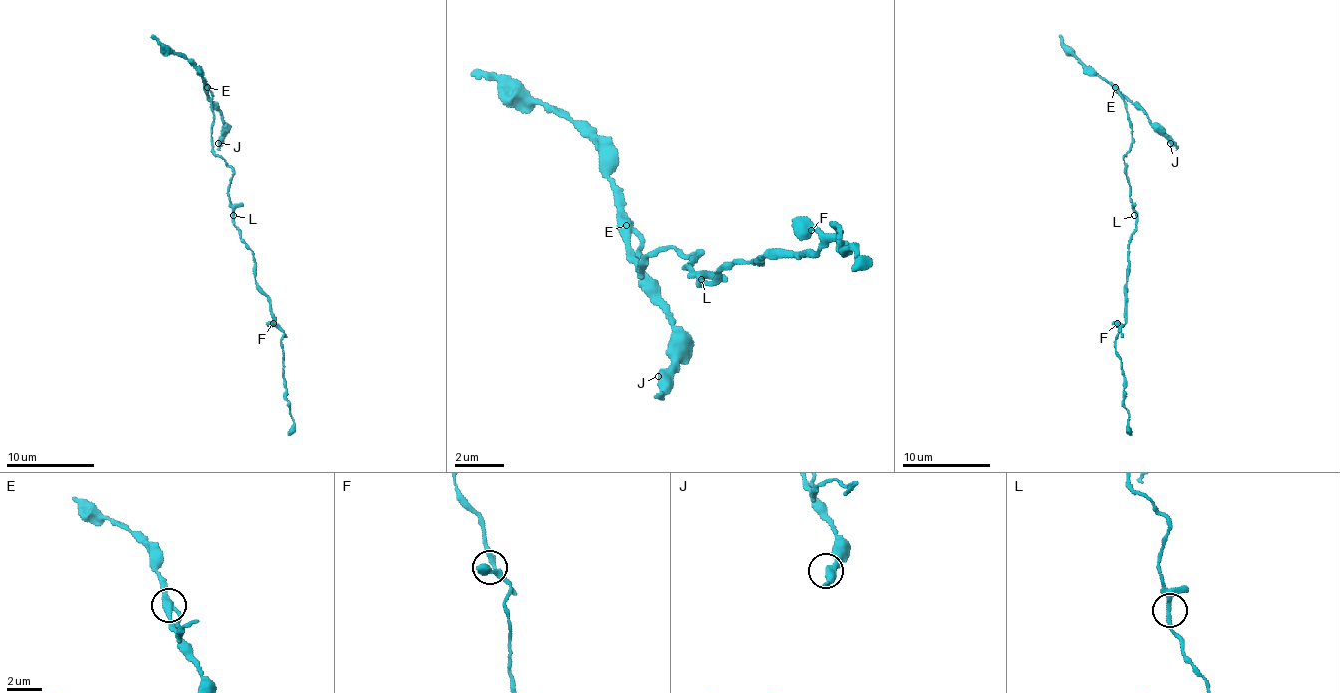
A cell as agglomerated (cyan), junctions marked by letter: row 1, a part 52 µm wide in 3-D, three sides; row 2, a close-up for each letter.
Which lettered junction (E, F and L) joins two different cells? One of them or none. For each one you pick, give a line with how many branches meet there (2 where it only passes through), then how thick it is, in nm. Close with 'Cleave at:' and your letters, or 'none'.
E: 3 | 320 nm
Cleave at: E

